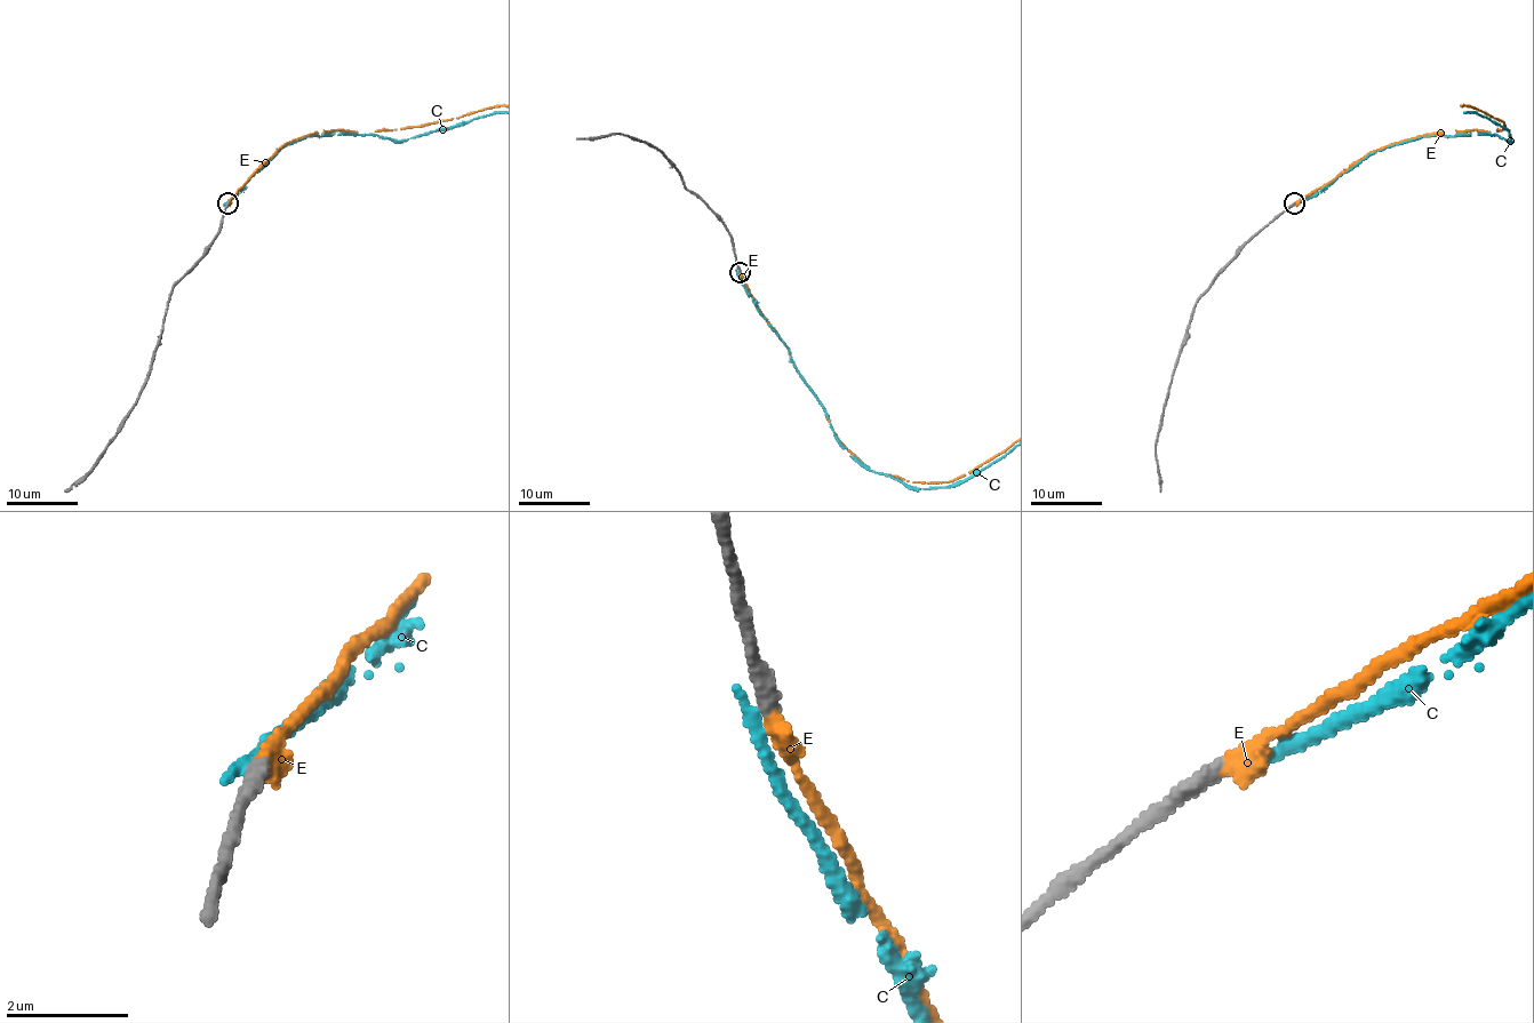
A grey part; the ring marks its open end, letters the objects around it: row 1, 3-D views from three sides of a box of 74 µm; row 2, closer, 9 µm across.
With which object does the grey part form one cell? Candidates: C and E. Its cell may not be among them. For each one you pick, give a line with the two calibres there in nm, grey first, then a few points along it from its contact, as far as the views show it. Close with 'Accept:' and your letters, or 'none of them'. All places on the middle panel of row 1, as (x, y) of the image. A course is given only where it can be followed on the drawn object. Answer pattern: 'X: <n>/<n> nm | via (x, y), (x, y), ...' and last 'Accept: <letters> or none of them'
E: 300/360 nm
Accept: E

